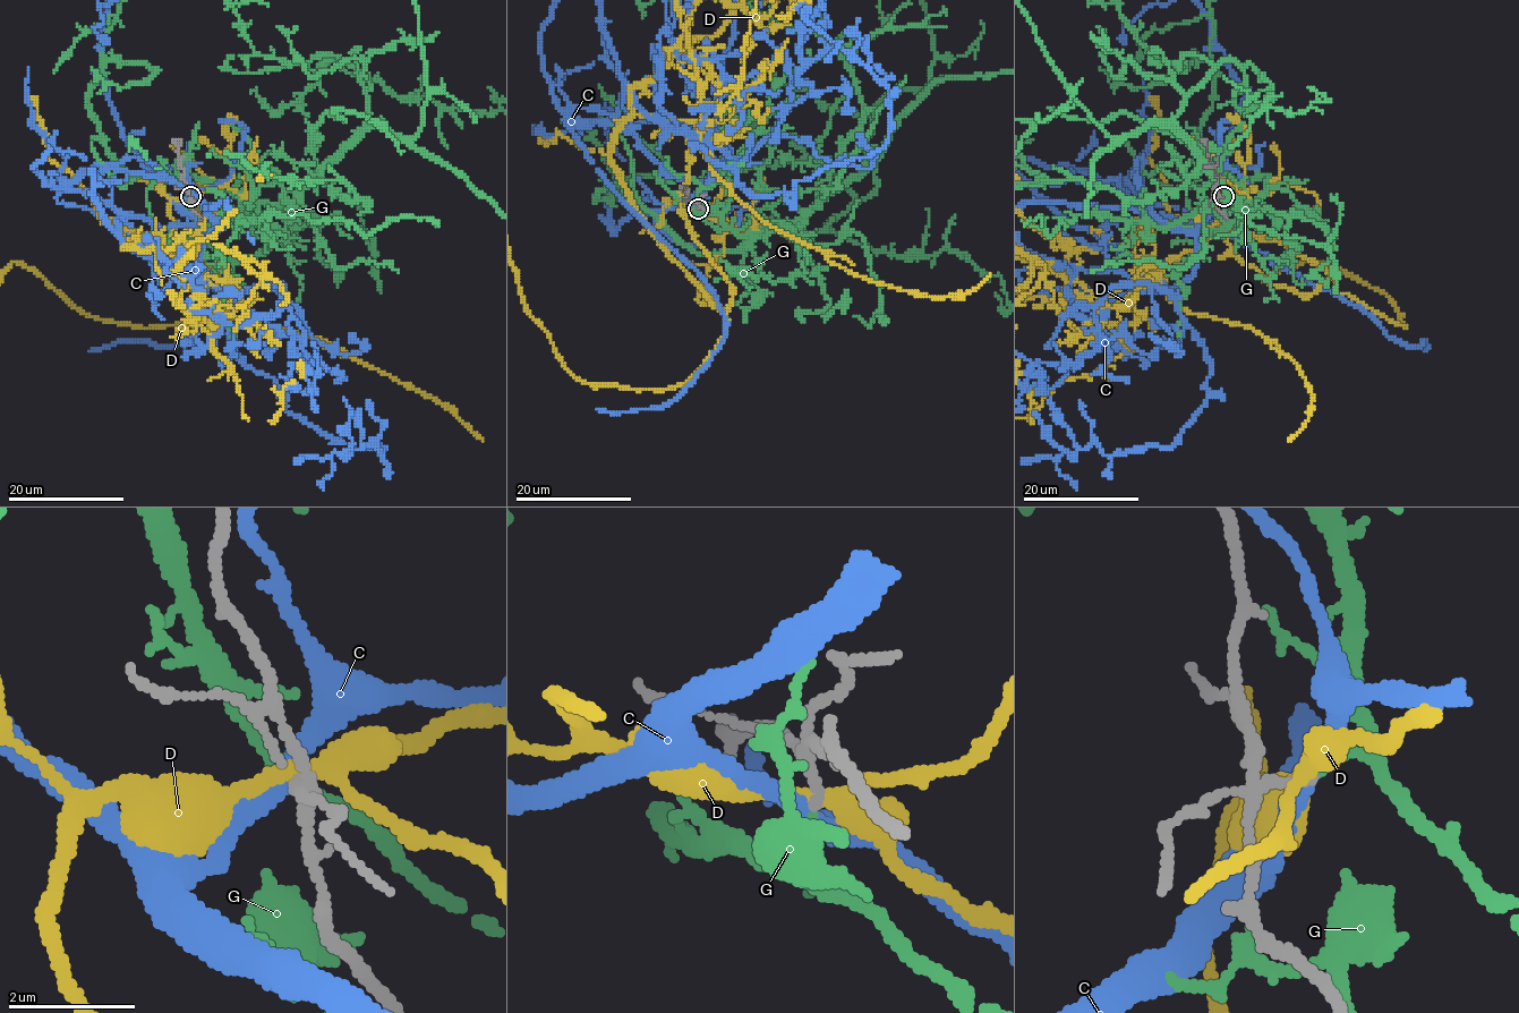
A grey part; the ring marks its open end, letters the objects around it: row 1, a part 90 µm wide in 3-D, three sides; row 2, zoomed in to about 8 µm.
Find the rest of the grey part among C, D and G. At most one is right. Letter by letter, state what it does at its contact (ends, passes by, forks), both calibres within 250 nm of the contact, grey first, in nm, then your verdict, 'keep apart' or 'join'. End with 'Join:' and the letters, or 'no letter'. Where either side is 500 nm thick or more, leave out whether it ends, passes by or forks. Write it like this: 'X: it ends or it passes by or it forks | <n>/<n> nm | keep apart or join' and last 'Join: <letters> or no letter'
C: it passes by | 120/280 nm | keep apart
D: it forks | 110/280 nm | keep apart
G: it passes by | 90/90 nm | join
Join: G

